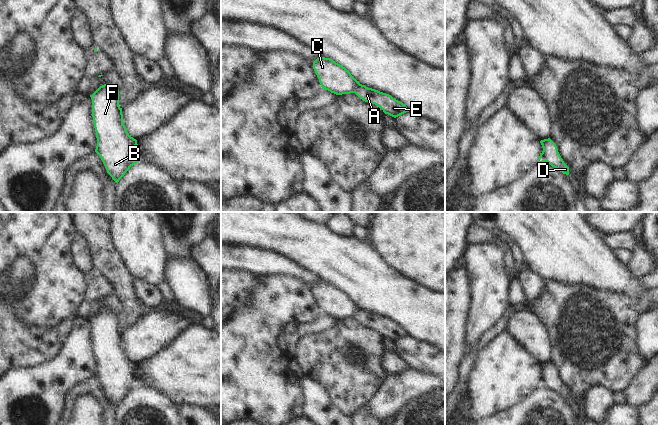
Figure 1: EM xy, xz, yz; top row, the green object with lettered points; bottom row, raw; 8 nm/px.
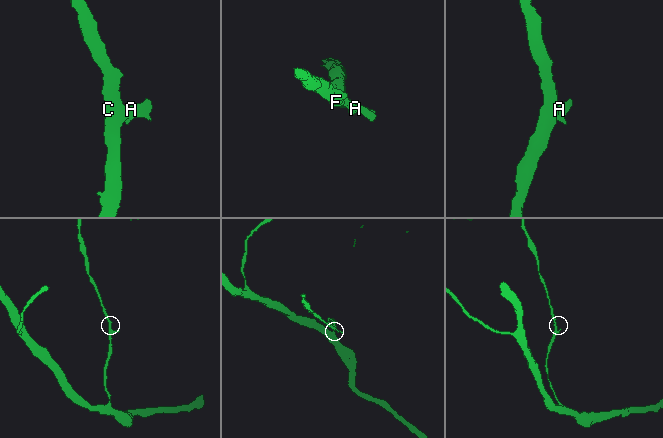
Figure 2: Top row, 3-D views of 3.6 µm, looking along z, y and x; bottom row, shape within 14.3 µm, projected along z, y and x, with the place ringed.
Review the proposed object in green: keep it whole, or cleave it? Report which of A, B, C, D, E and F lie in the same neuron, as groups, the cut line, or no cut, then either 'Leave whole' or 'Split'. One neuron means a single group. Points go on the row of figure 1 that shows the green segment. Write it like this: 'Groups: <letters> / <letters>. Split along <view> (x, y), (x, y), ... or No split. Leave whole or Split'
Groups: A D E / B C F. Split along xz (360, 84), (354, 92). Split

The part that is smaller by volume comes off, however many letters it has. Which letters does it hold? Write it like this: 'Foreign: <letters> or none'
Foreign: A, D, E

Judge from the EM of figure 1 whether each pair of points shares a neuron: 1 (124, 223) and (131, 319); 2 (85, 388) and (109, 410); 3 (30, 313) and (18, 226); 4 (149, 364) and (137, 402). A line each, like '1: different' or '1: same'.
1: different
2: same
3: same
4: different

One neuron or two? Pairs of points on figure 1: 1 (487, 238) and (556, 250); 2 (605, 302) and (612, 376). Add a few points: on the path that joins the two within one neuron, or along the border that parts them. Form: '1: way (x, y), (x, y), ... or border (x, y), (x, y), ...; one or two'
1: border (473, 222), (491, 231); two
2: way (605, 320), (605, 338), (610, 358); one

